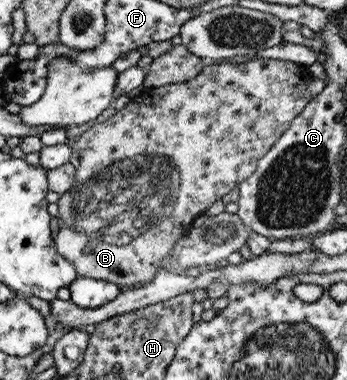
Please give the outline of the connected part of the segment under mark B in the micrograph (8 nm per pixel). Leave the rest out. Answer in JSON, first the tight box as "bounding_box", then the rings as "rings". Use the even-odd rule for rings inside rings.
{"bounding_box":[55,58,313,287],"rings":[[[259,58],[235,65],[207,63],[199,72],[199,76],[191,80],[157,88],[142,88],[139,96],[125,106],[123,110],[112,115],[104,122],[88,128],[86,132],[77,136],[76,141],[70,146],[72,150],[70,163],[75,166],[76,180],[75,185],[65,194],[60,195],[60,199],[57,201],[60,227],[57,236],[55,236],[55,249],[63,258],[75,265],[75,271],[80,277],[93,277],[113,282],[121,287],[140,286],[151,282],[161,269],[163,258],[169,255],[181,234],[187,234],[193,221],[255,172],[257,161],[279,140],[279,137],[289,128],[293,119],[312,100],[312,96],[307,92],[307,87],[313,80],[313,76],[304,65],[298,65],[287,60]]]}

